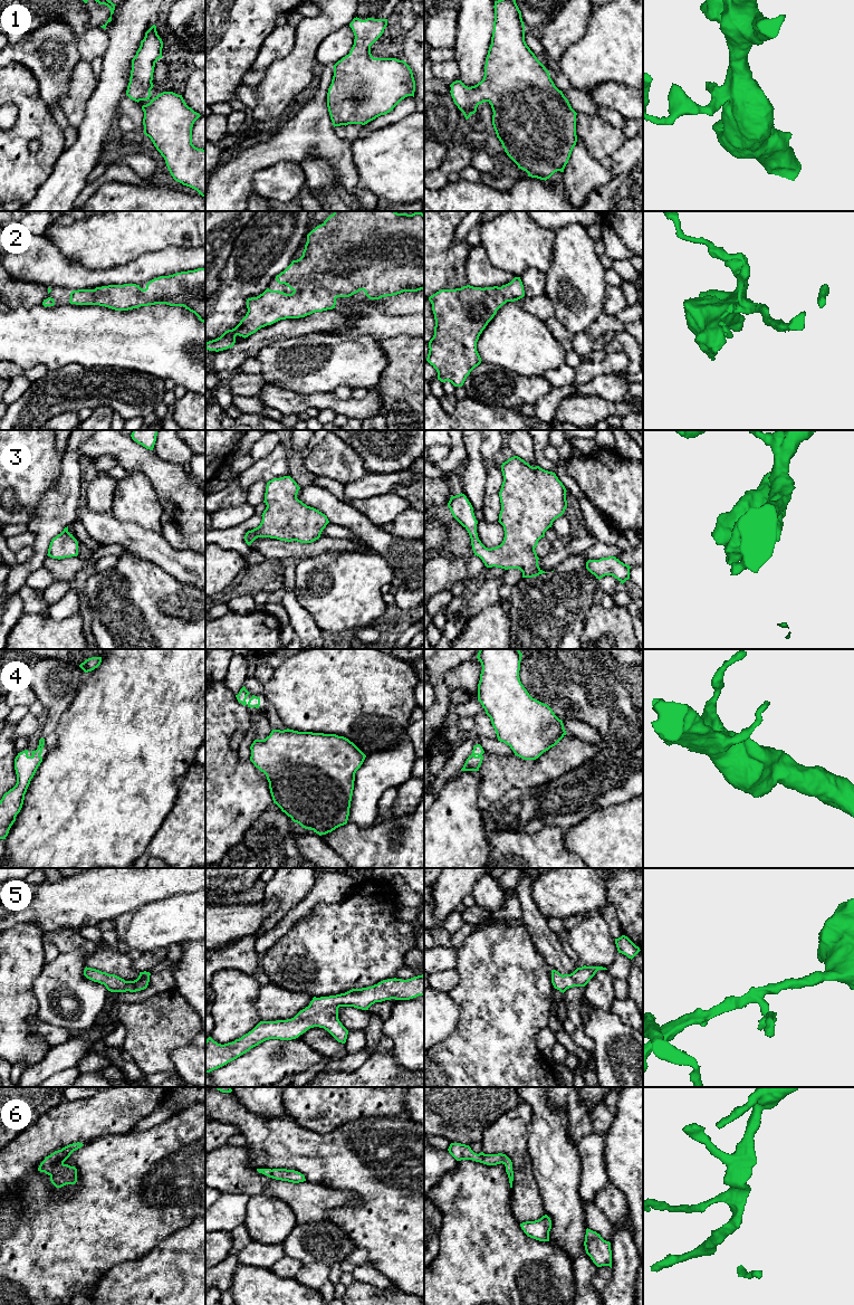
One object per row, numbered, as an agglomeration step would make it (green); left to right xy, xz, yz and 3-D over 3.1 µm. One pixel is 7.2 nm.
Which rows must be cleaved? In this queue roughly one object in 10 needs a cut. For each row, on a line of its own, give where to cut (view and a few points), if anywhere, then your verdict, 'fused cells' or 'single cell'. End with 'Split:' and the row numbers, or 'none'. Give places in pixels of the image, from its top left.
1: no cut | single cell
2: no cut | single cell
3: no cut | single cell
4: no cut | single cell
5: no cut | single cell
6: no cut | single cell
Split: none

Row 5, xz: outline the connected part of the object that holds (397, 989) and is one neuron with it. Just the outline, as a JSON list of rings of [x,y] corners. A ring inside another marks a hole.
[[[424,974],[407,980],[387,979],[372,987],[352,989],[336,996],[314,997],[309,1006],[294,1018],[260,1021],[251,1031],[232,1042],[221,1045],[209,1037],[205,1040],[205,1073],[227,1065],[266,1040],[296,1039],[314,1027],[324,1028],[338,1042],[345,1044],[348,1030],[338,1019],[339,1007],[368,1010],[375,1002],[410,1000],[419,996],[424,996]]]

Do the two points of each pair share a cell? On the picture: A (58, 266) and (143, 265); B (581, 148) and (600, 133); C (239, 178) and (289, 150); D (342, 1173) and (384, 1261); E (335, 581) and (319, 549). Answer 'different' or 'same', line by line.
A: same
B: different
C: same
D: same
E: different

